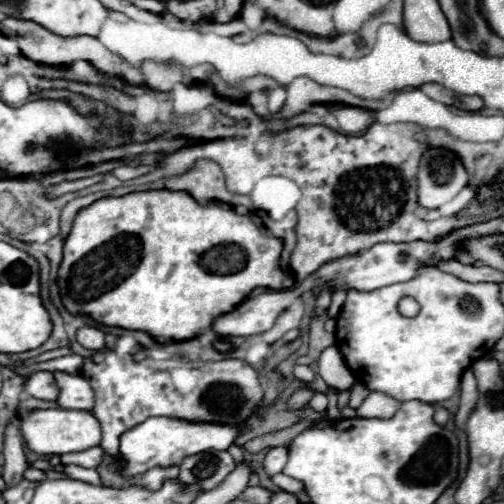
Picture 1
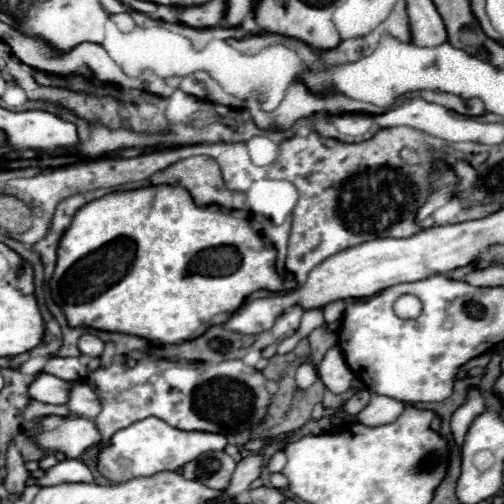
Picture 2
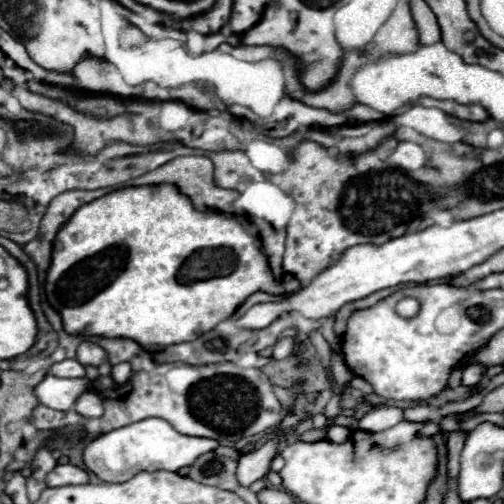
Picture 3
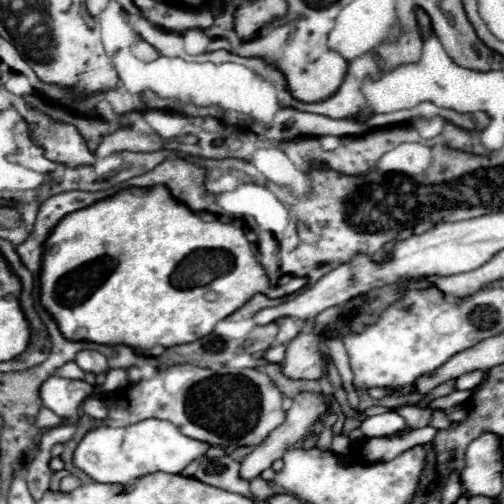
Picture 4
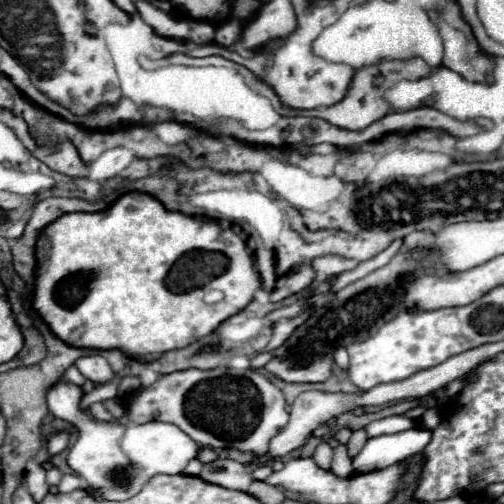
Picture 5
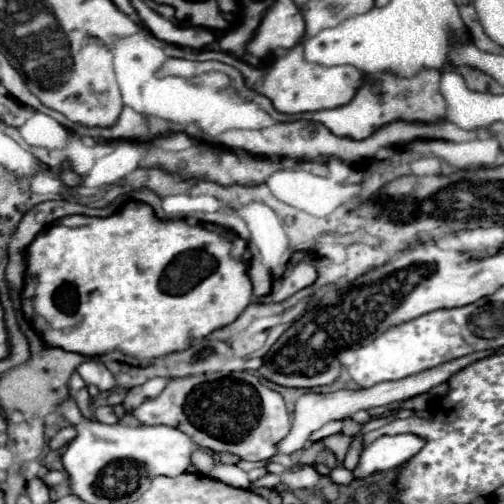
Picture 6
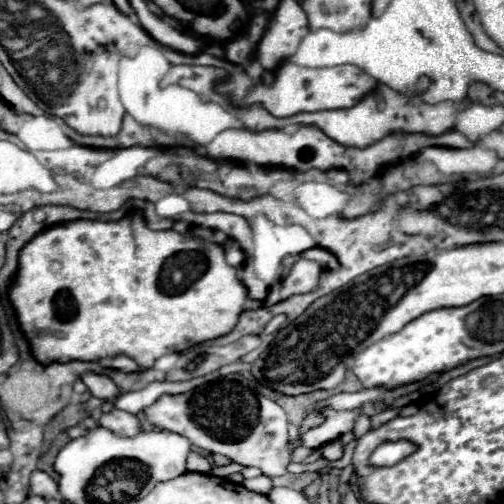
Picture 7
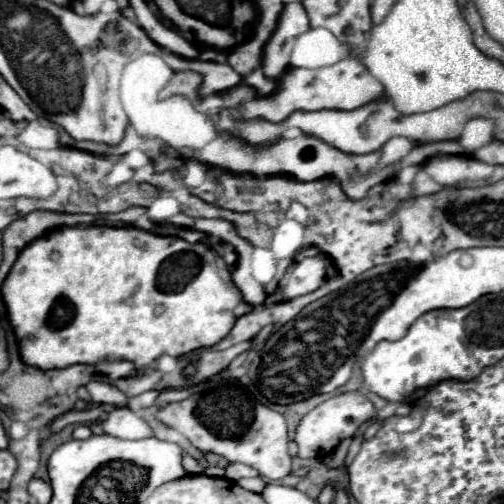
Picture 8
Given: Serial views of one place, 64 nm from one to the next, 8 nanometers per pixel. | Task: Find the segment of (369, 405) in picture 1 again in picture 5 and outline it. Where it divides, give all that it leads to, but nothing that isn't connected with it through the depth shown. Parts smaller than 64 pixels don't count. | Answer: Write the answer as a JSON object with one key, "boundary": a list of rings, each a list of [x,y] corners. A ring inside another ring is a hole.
{"boundary":[[[388,416],[388,418],[380,418],[380,420],[370,422],[364,430],[368,436],[382,436],[382,434],[402,432],[402,430],[408,430],[414,426],[416,426],[416,422],[406,416]]]}

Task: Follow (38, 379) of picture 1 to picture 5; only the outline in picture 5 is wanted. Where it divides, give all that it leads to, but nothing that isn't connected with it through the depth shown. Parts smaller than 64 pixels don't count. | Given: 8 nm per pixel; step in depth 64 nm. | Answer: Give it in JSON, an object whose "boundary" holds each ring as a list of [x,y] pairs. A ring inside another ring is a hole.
{"boundary":[[[60,378],[46,392],[48,410],[74,424],[80,432],[76,444],[70,448],[68,466],[86,480],[86,490],[106,498],[106,500],[128,500],[156,474],[182,474],[186,464],[198,456],[200,446],[168,422],[146,422],[120,426],[118,422],[96,422],[86,412],[80,410],[80,400],[84,392],[80,386]]]}

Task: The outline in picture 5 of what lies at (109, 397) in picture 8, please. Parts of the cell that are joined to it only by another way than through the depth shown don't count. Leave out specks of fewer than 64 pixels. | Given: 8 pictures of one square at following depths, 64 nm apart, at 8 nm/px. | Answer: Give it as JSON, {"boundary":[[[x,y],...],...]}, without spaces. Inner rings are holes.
{"boundary":[[[92,354],[92,356],[82,356],[76,360],[76,368],[94,384],[104,384],[108,380],[114,378],[114,372],[110,368],[110,364],[100,356],[100,354]]]}

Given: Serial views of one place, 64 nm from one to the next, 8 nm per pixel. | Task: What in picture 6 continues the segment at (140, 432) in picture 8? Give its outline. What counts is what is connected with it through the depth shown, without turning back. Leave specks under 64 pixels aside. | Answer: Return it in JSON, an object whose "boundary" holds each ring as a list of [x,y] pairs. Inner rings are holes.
{"boundary":[[[100,404],[100,406],[94,408],[94,418],[96,418],[98,422],[104,422],[104,424],[120,422],[120,418],[112,412],[112,408],[110,408],[110,406],[104,406],[104,404]]]}

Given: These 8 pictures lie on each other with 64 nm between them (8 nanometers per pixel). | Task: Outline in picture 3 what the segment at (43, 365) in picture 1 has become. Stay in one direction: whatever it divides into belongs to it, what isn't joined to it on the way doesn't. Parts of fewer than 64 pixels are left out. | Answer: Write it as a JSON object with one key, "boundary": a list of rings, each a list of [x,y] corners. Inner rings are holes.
{"boundary":[[[78,360],[56,362],[56,364],[50,366],[48,372],[52,376],[58,376],[58,378],[84,378],[86,376],[86,370],[84,370],[84,366]]]}

